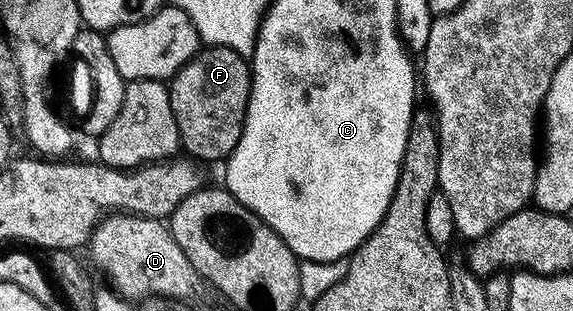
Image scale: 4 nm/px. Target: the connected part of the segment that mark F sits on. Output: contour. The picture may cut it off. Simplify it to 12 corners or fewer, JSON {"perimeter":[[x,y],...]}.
{"perimeter":[[200,48],[170,78],[182,152],[226,162],[251,98],[248,58]]}

